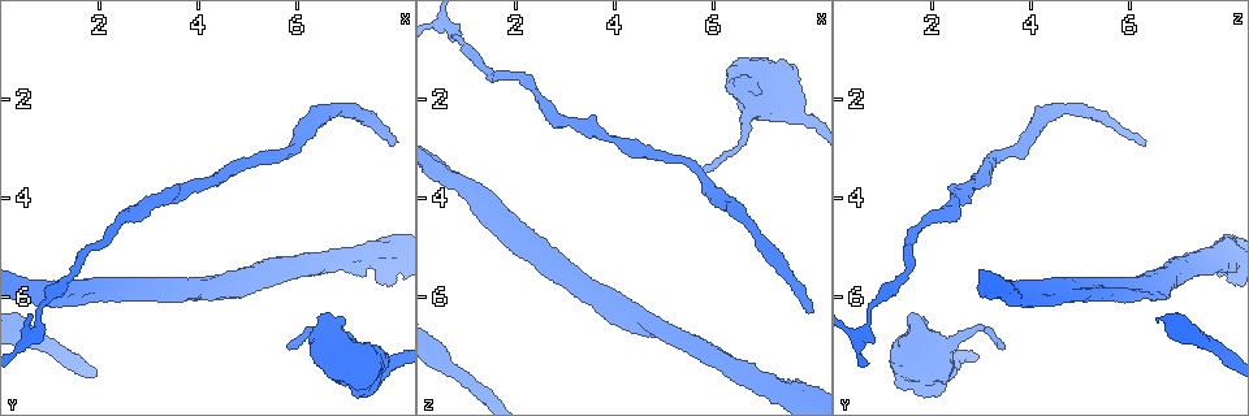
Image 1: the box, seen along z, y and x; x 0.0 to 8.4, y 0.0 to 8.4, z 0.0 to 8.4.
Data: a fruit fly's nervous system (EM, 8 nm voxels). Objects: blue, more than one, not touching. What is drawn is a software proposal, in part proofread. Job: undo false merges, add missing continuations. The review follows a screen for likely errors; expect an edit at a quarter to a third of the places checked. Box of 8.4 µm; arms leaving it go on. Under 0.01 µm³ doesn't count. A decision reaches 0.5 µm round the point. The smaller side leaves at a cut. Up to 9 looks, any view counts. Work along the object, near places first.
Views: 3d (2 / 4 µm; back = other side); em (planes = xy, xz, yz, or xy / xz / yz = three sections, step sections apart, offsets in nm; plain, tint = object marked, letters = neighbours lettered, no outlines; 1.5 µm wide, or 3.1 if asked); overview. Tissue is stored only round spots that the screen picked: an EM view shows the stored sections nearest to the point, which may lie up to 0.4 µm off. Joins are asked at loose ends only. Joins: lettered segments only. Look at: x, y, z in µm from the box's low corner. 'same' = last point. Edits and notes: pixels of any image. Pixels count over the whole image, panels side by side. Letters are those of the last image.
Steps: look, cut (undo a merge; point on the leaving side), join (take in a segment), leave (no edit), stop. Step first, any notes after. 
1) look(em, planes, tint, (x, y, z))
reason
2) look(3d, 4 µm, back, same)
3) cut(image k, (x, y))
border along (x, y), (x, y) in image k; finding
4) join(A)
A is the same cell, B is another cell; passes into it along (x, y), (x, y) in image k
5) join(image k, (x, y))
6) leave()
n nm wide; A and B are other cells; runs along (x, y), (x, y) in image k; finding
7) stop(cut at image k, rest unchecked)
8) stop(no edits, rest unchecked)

look(em, planes, plain, (0.65, 6.85, 0.60))
thin neck

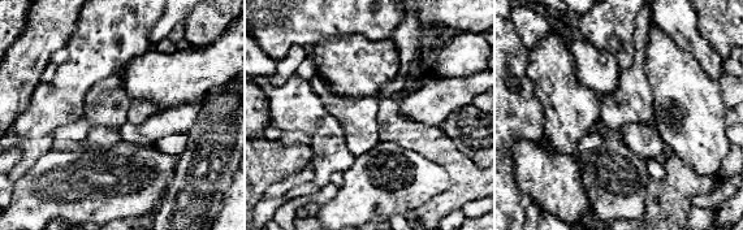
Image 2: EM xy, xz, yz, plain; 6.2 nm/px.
look(em, planes, letters, same)

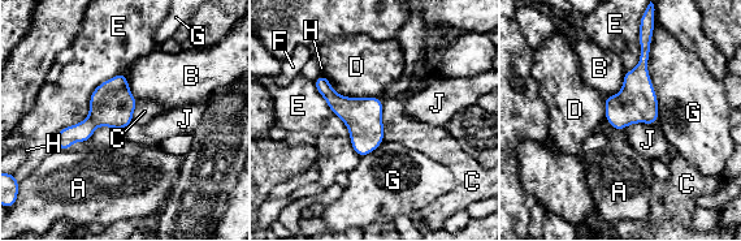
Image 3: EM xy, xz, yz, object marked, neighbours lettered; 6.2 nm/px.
leave()
A, B, C, D, E, F, G, H and J are other cells; border along (122, 72), (56, 134) in image 3; all the same cell

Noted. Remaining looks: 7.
look(3d, 2 µm, (2.90, 5.90, 5.60))

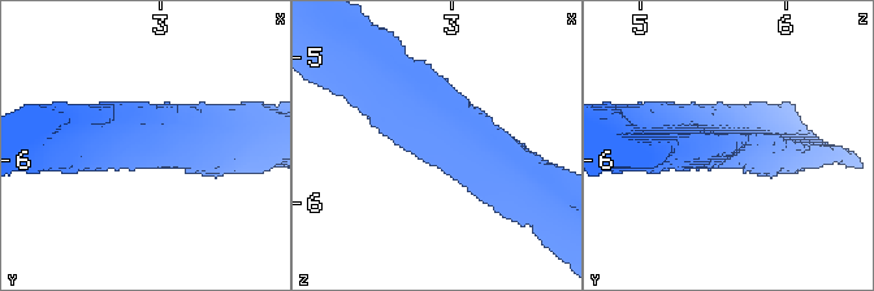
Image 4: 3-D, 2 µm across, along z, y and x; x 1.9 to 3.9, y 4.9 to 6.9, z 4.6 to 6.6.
look(em, xz, step 4, tint, (2.96, 5.94, 5.54))
now the EM

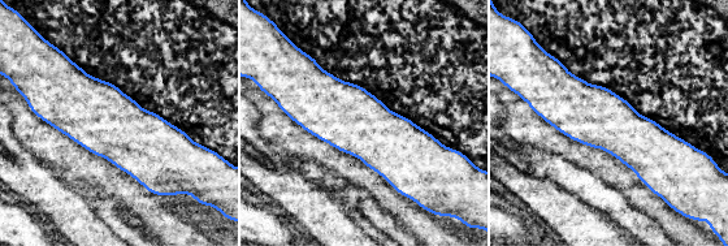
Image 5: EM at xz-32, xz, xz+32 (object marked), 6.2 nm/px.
look(em, planes, letters, same)

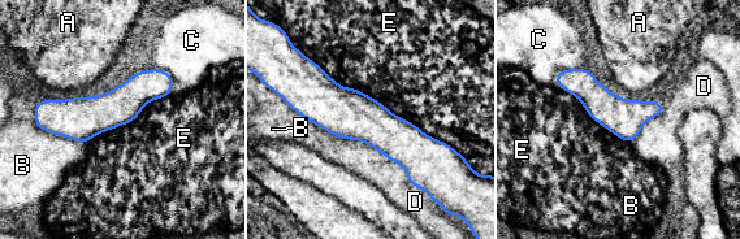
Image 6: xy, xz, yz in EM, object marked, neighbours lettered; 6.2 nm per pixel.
leave()
A, B, C, D and E are other cells; border along (307, 57), (457, 151) in image 6; all the same cell

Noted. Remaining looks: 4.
look(em, planes, letters, (4.45, 6.05, 6.70))
branch stops here

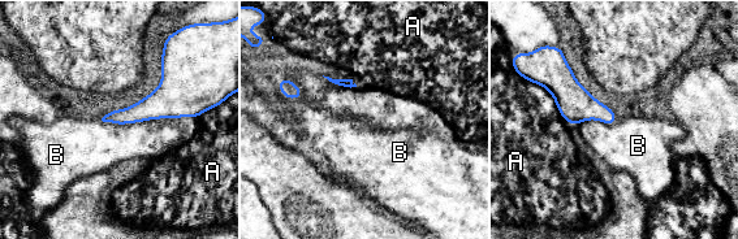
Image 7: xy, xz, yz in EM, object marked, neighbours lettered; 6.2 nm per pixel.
leave()
A and B are other cells; none of them fits

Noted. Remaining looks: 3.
look(3d, 2 µm, (7.95, 2.95, 6.30))
free end

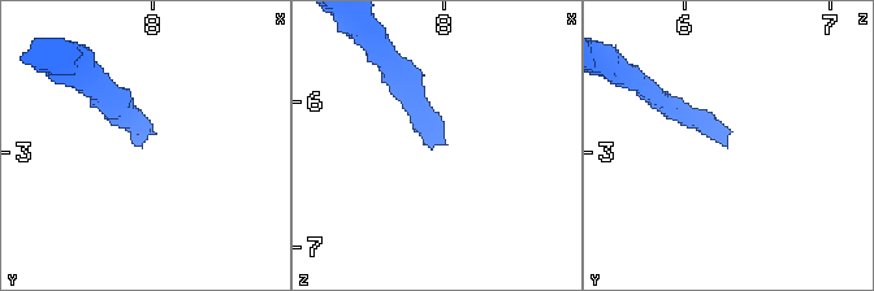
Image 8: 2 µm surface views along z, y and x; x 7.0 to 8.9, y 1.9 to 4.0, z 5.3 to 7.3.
look(em, planes, letters, (7.90, 2.94, 6.32))
now the EM

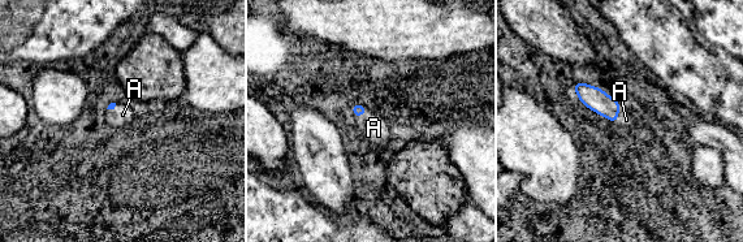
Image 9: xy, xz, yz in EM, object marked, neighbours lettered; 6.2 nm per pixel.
join(A)
A is the same cell; passes into it along (358, 109), (362, 116), (374, 128) in image 9; it goes on there

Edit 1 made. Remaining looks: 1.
stop(join at image 9, rest unchecked)

